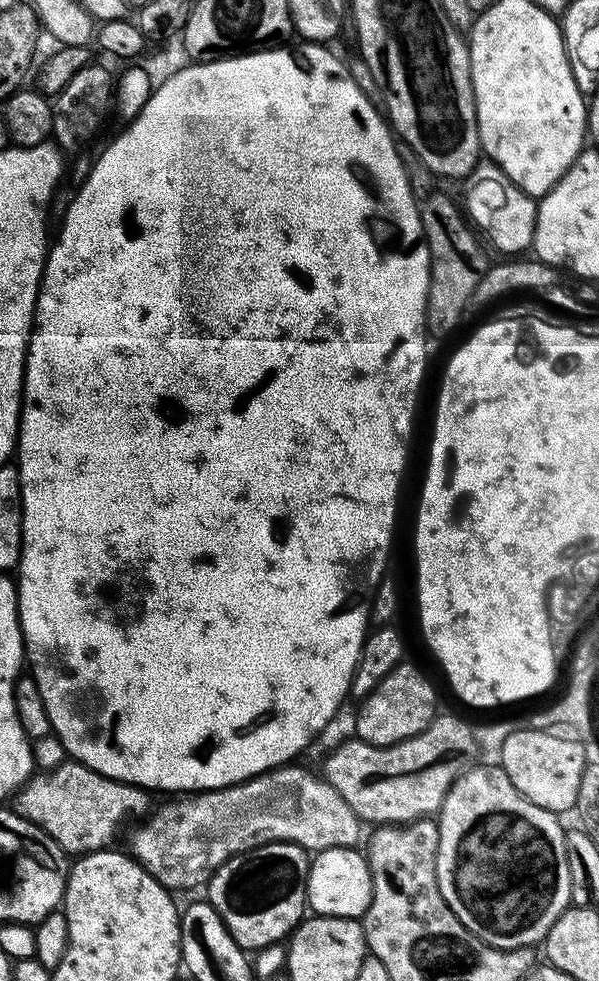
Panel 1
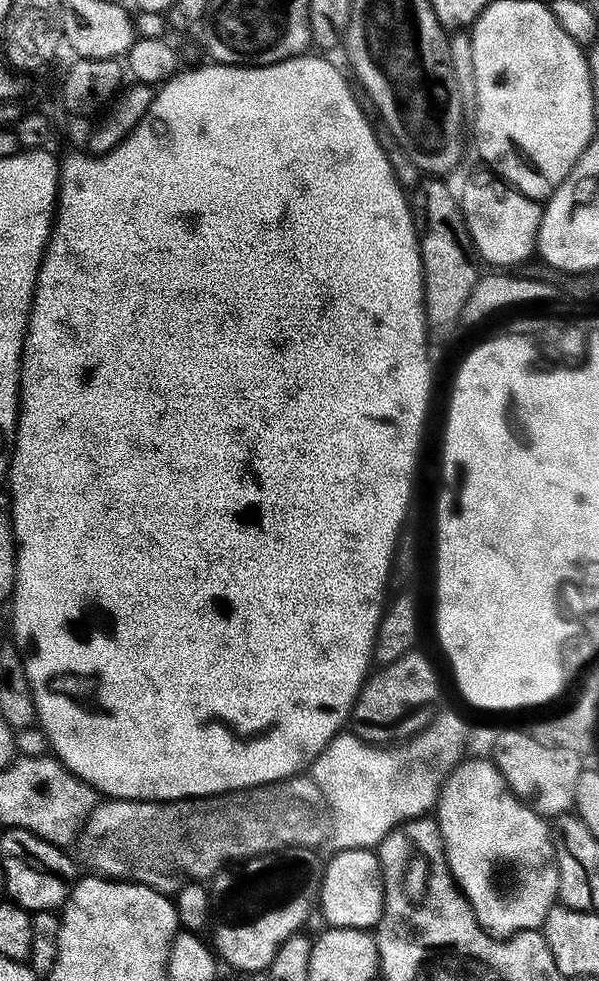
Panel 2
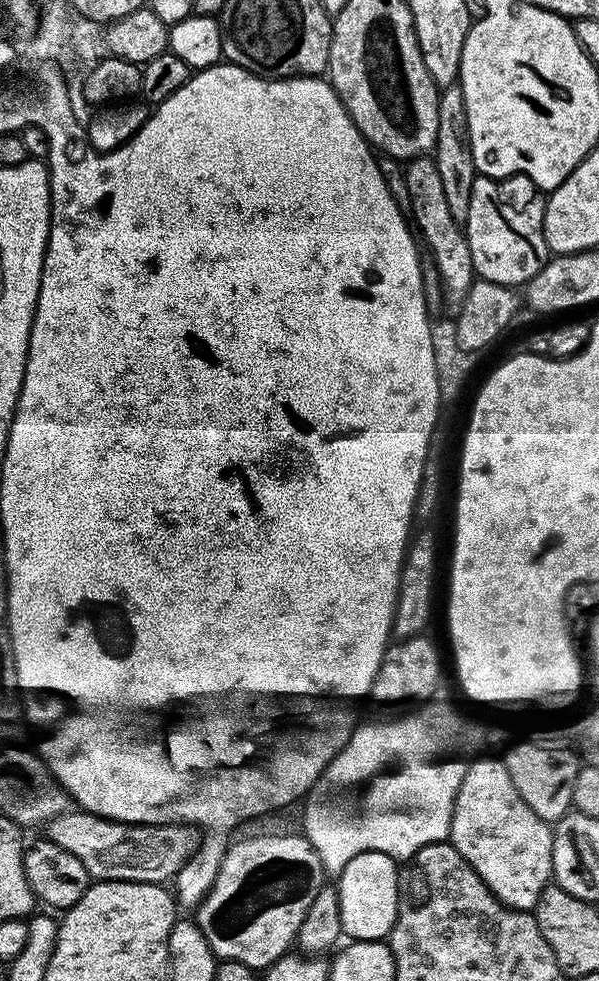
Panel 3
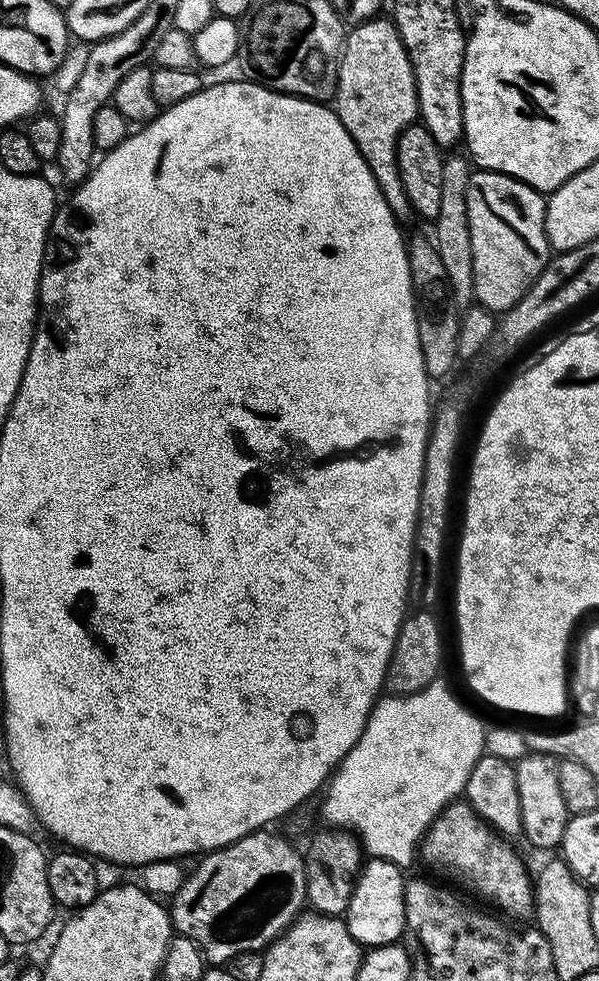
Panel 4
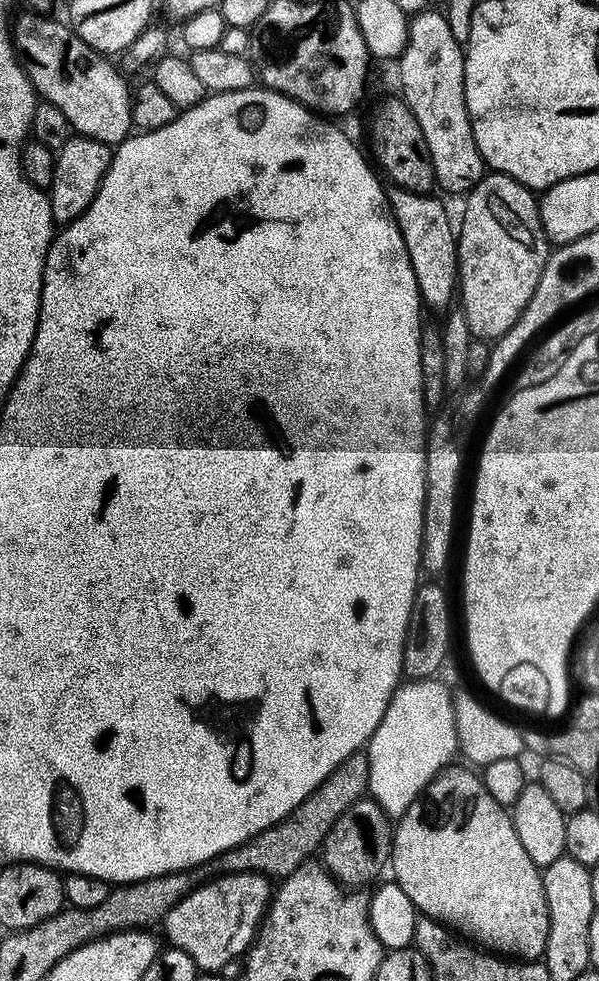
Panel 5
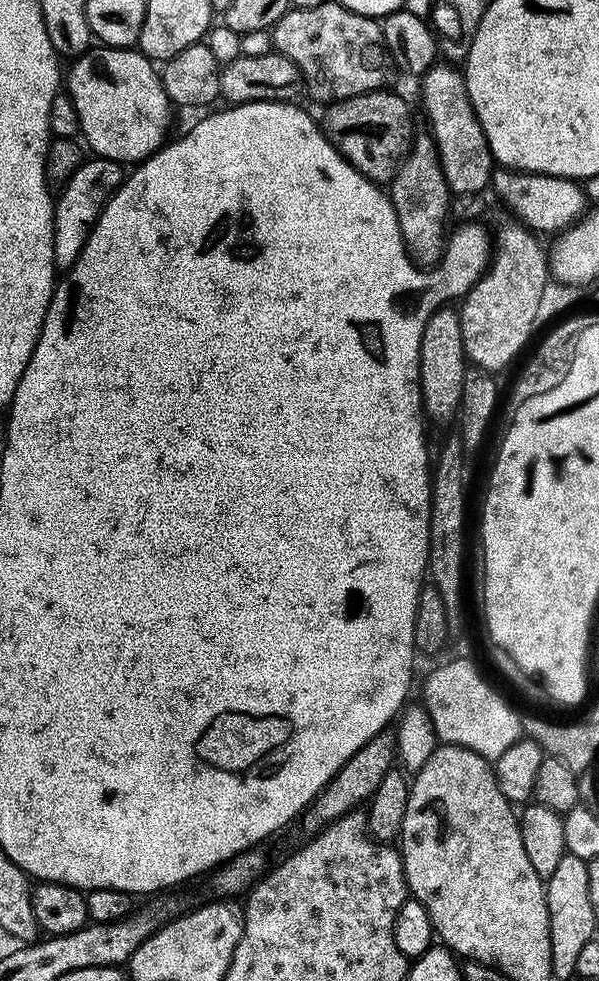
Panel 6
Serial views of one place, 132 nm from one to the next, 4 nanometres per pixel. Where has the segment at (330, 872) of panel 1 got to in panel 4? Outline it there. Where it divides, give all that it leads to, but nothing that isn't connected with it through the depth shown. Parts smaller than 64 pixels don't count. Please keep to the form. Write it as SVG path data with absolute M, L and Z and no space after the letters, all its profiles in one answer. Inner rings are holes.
M369 859L356 878L354 894L346 913L350 934L361 946L377 948L397 943L404 935L404 885L406 876L393 861Z

